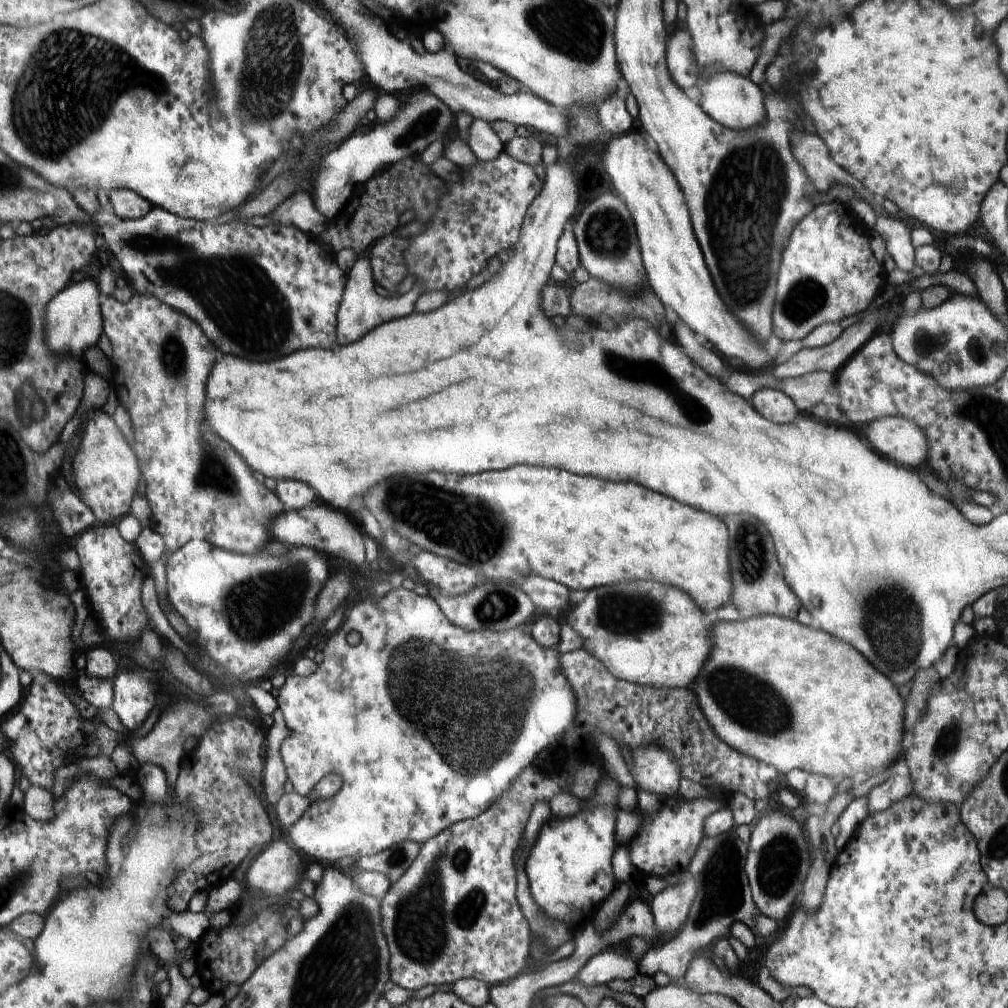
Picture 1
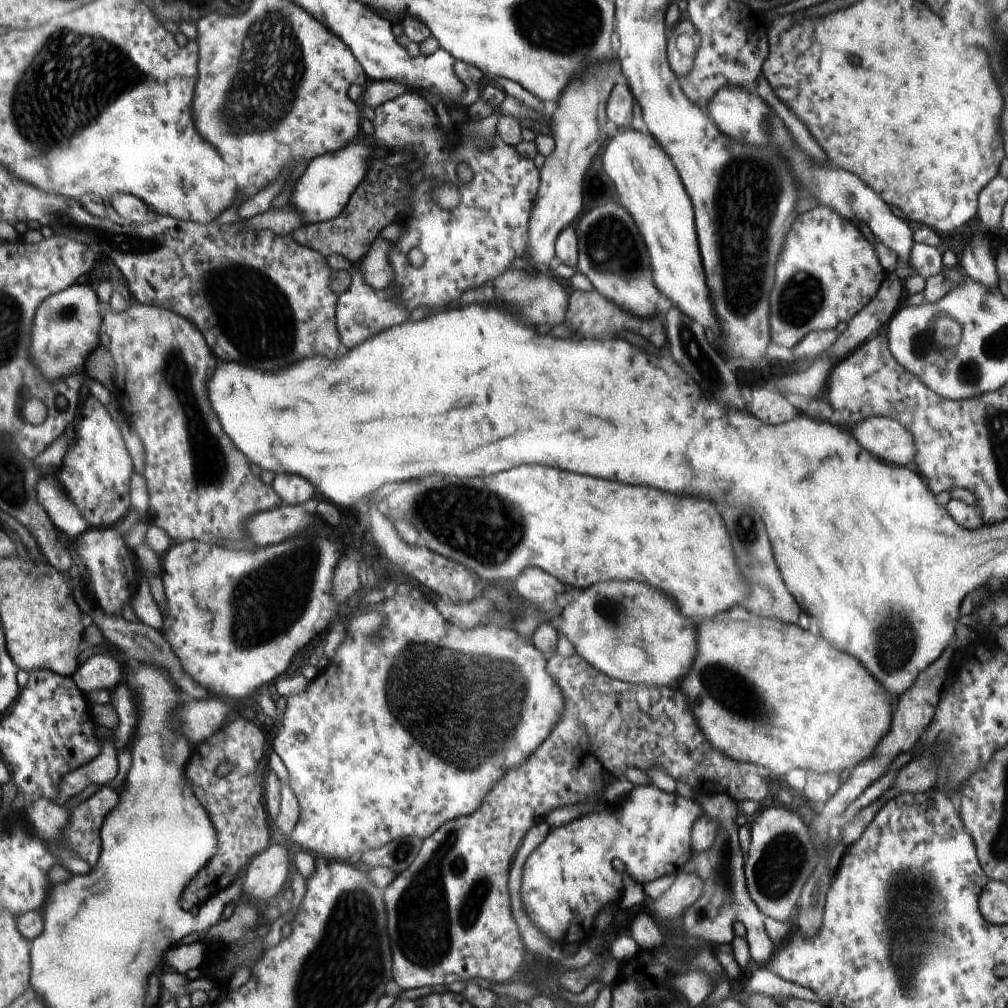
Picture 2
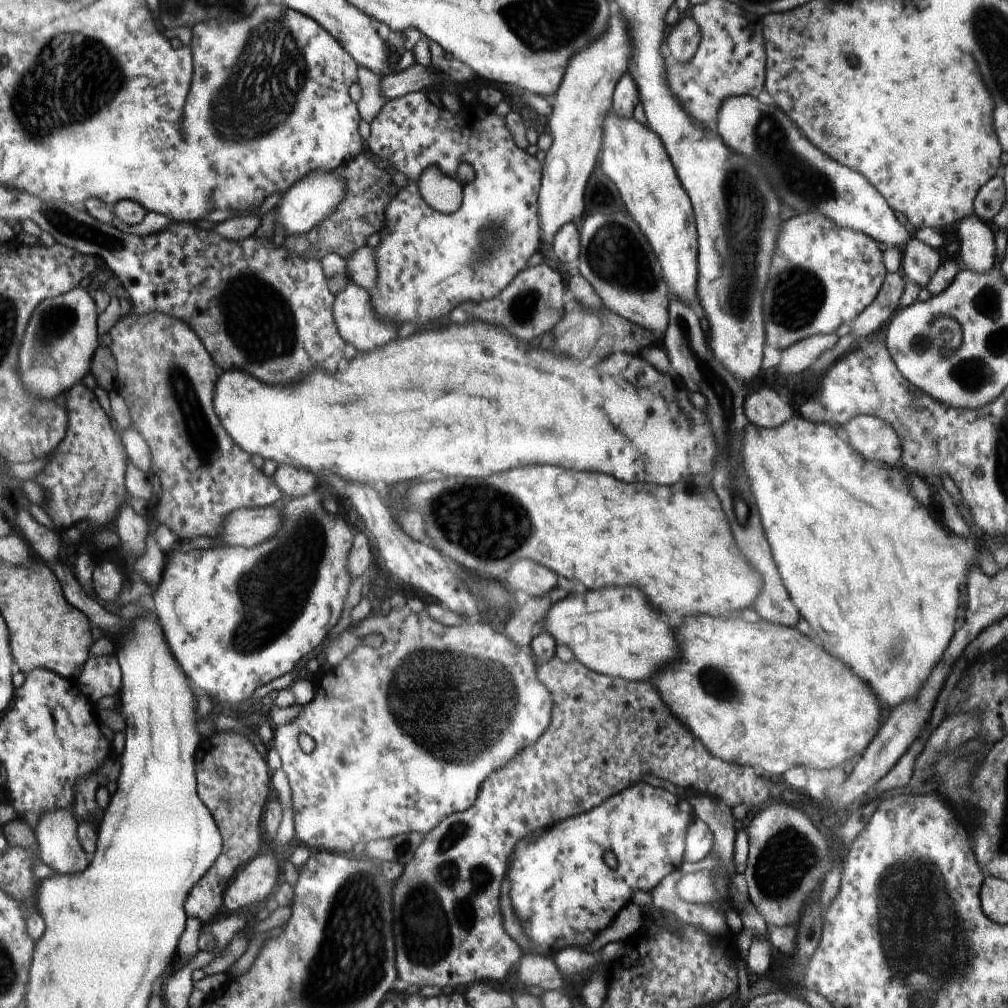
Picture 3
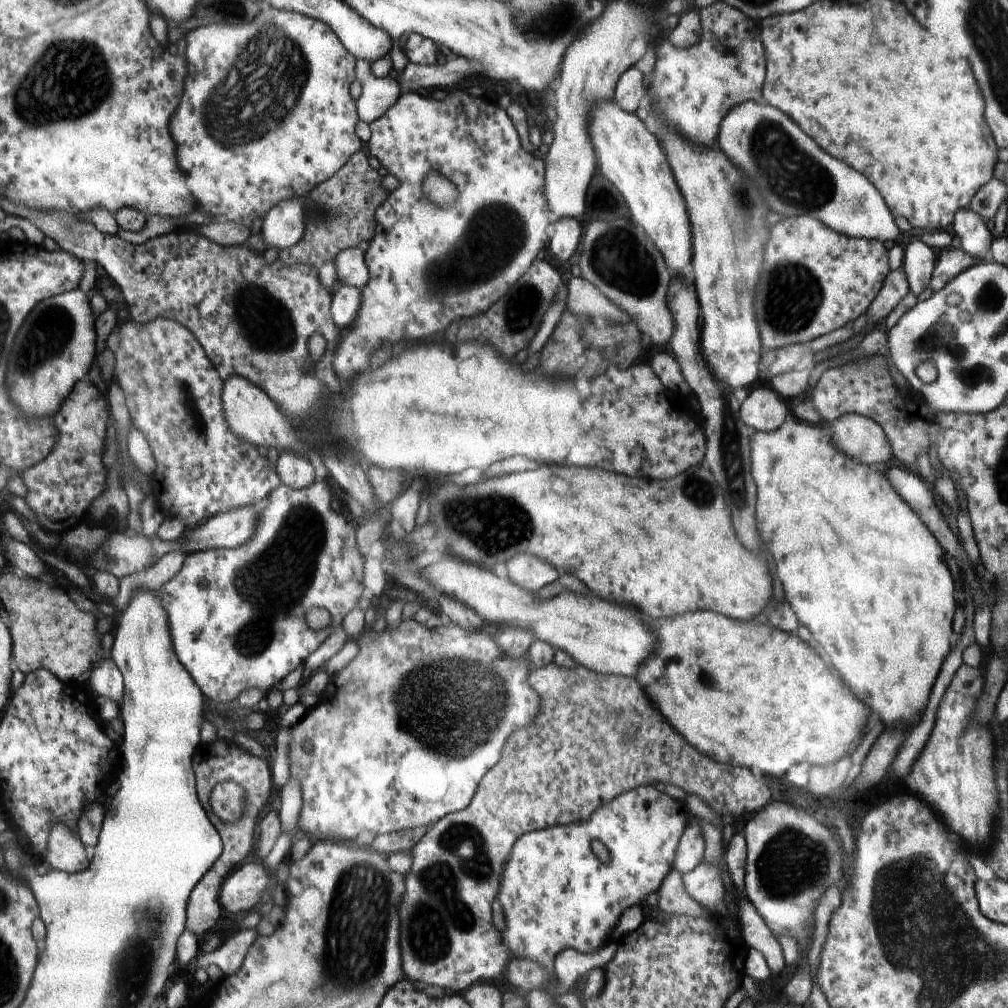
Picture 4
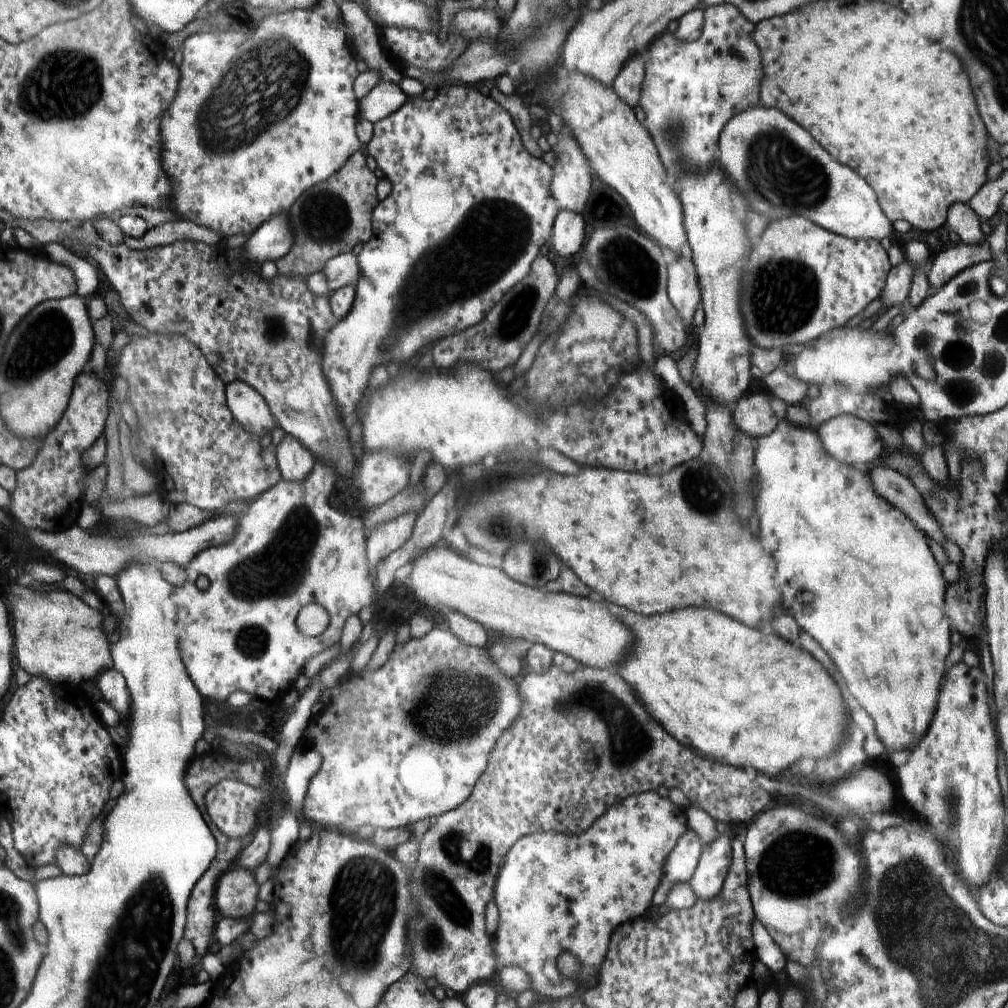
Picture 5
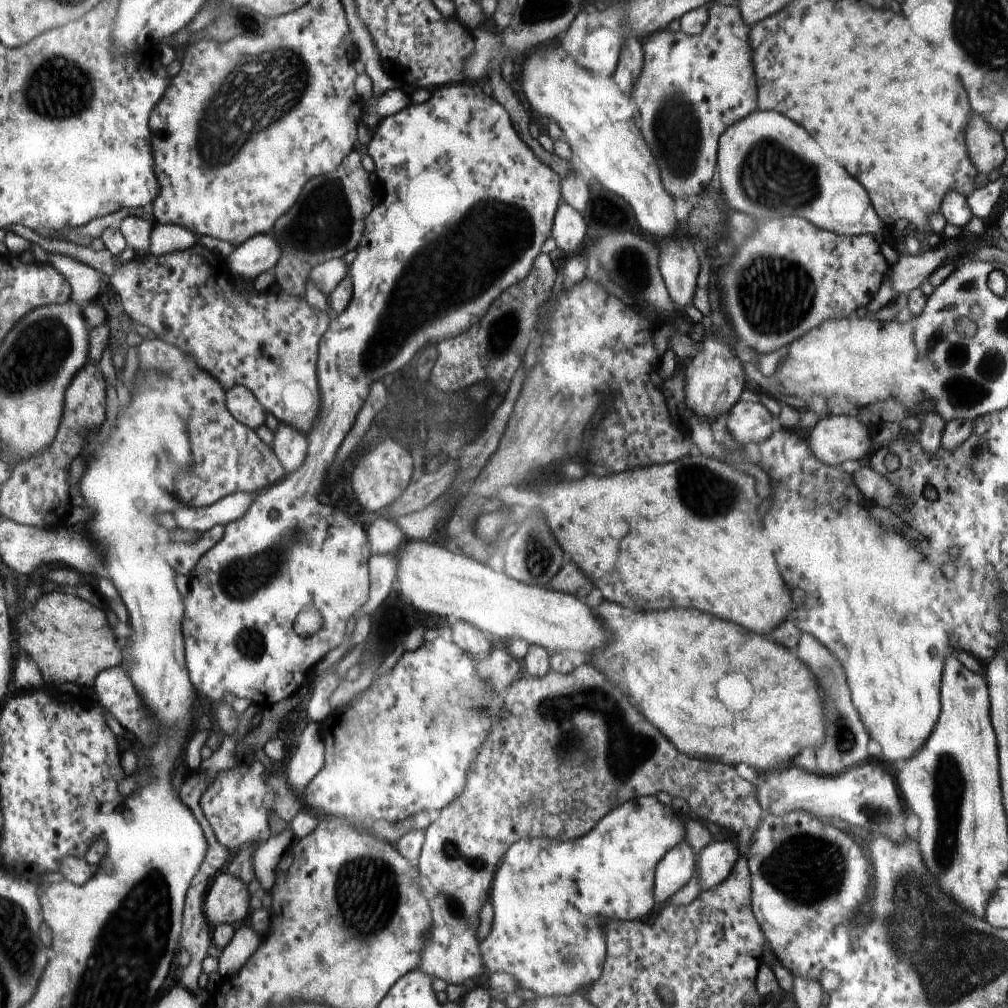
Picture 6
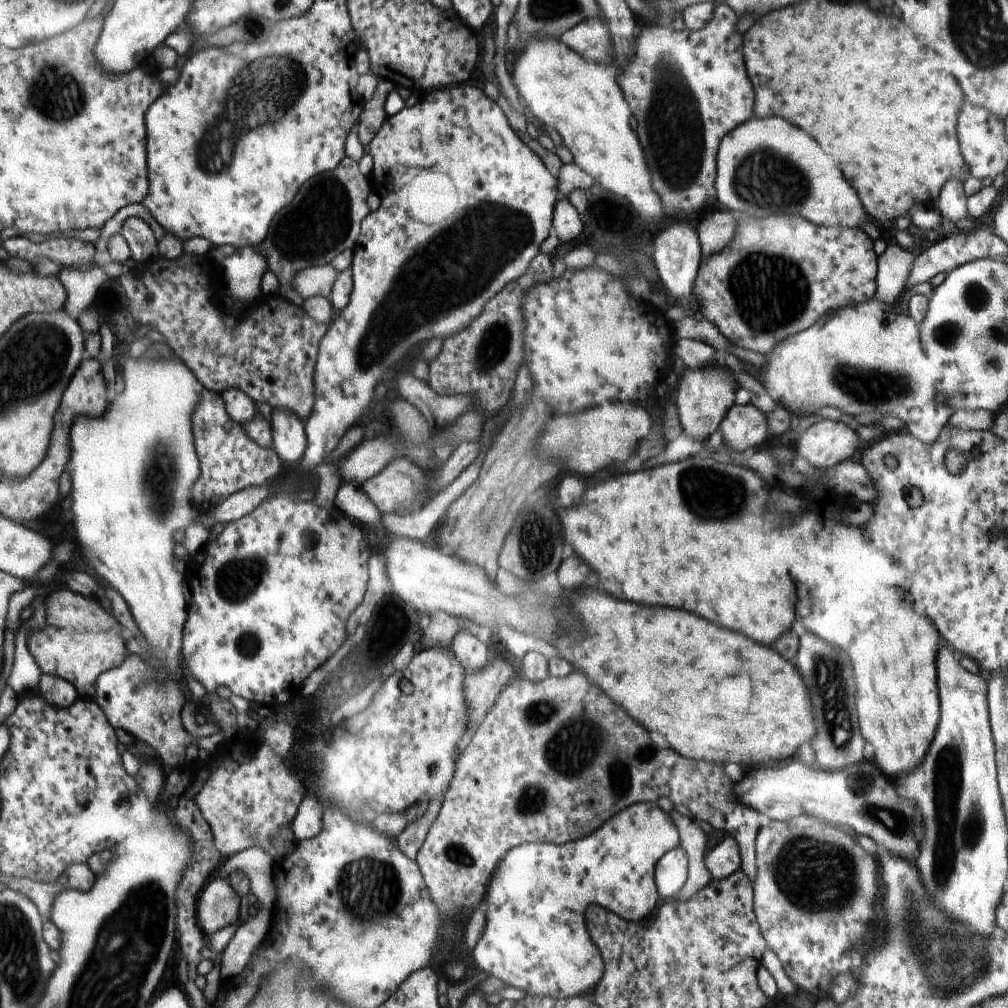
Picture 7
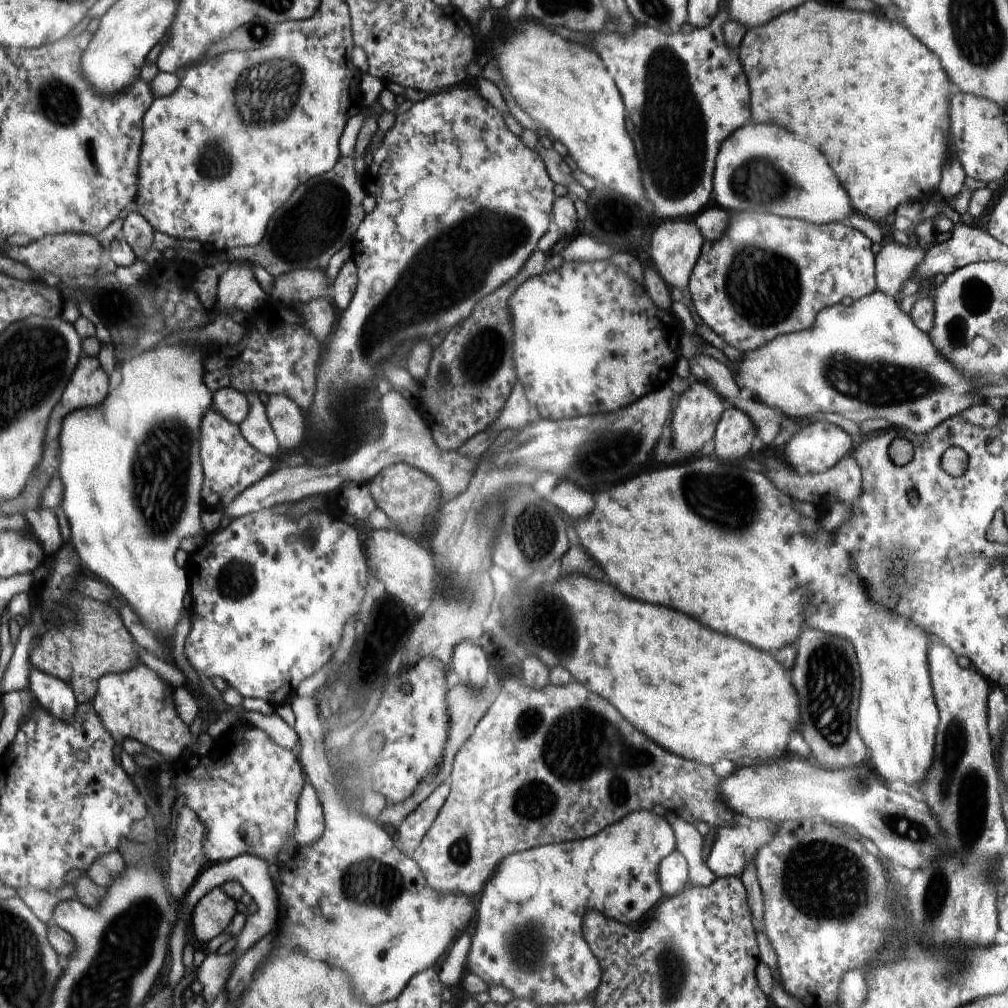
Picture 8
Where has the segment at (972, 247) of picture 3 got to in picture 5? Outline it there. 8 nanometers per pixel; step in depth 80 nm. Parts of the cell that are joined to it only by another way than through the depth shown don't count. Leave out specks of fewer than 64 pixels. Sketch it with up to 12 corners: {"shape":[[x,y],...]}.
{"shape":[[953,204],[946,220],[966,246],[984,242],[978,214]]}

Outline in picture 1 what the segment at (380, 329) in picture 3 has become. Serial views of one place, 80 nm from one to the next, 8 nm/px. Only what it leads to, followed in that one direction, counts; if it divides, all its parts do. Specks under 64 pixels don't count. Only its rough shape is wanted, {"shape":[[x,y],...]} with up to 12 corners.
{"shape":[[370,252],[349,270],[338,311],[339,344],[416,312],[422,294],[374,291]]}

